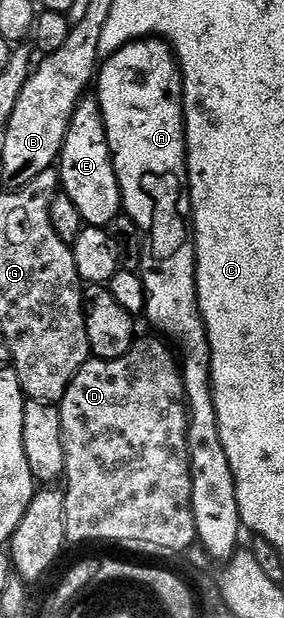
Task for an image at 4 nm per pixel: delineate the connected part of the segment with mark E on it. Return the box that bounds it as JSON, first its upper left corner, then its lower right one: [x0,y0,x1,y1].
[56,97,123,227]

